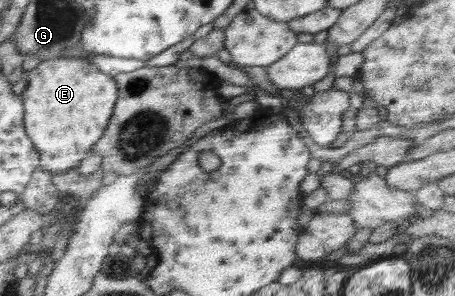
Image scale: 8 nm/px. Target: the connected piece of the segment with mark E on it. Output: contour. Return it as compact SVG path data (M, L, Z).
M62 56L42 60L36 68L25 73L24 76L28 82L21 94L24 107L23 128L39 152L39 168L52 172L53 175L77 168L80 162L91 153L95 142L103 136L112 118L118 98L118 86L115 86L114 76L101 72L86 58Z

